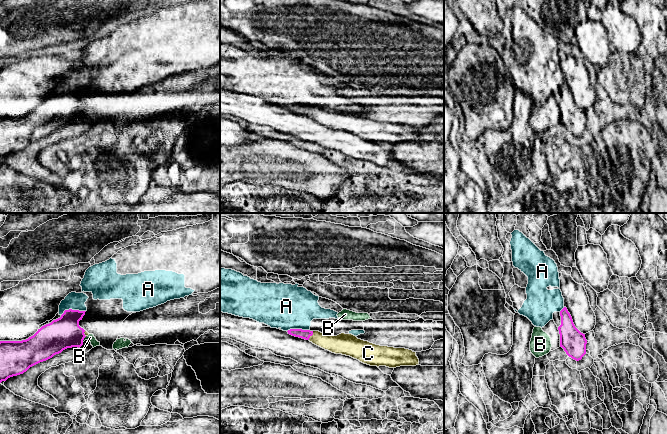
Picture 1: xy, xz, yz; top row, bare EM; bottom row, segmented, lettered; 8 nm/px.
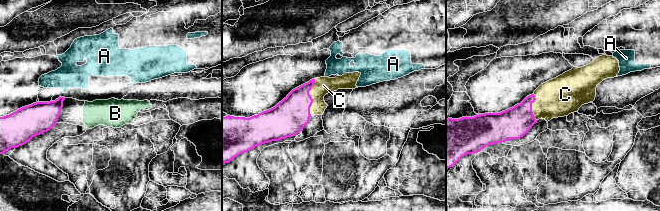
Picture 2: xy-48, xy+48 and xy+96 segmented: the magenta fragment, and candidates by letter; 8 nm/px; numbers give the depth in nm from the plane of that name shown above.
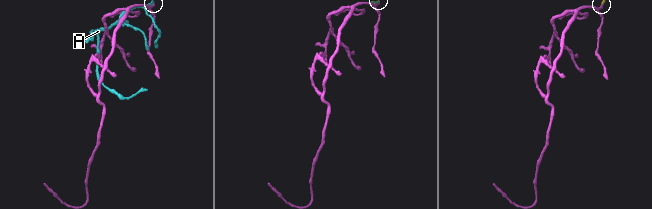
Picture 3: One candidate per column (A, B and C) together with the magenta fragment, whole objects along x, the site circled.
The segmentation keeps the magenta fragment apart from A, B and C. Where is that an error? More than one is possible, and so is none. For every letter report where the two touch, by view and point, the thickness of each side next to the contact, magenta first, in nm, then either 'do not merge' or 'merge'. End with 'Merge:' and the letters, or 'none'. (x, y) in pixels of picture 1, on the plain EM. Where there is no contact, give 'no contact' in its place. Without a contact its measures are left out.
A: xy (72, 86) | 260/140 nm | do not merge
B: xy (83, 115) | 260/60 nm | do not merge
C: xz (312, 110) | 80/160 nm | merge
Merge: C

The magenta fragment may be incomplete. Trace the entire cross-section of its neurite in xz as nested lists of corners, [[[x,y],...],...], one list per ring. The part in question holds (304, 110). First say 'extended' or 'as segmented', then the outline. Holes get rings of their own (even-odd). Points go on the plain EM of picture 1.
extended; [[[290,105],[287,108],[292,112],[309,116],[332,129],[350,132],[370,142],[396,144],[419,141],[416,128],[412,126],[376,121],[358,115],[352,110],[341,109],[331,112],[319,107],[302,105]]]

